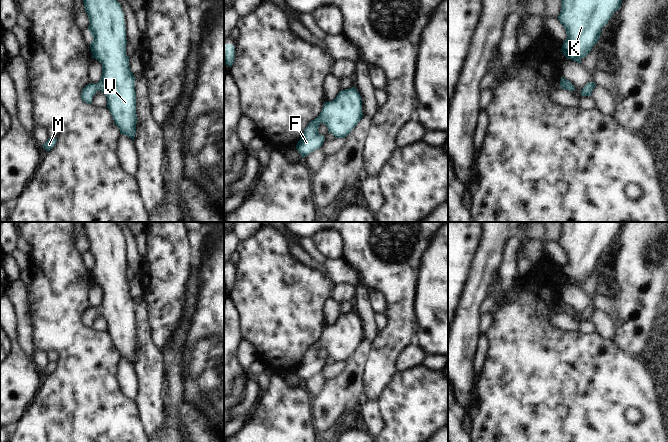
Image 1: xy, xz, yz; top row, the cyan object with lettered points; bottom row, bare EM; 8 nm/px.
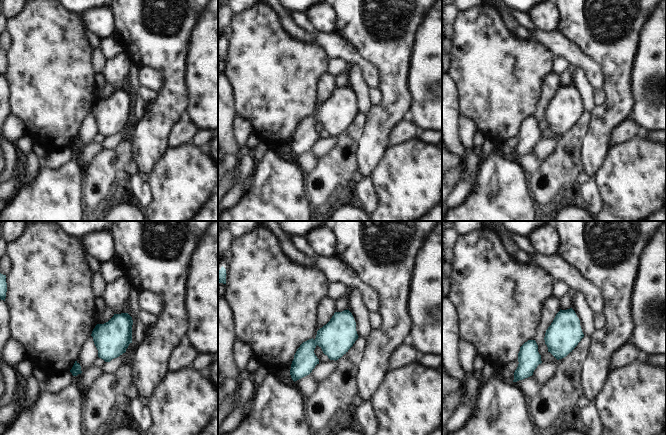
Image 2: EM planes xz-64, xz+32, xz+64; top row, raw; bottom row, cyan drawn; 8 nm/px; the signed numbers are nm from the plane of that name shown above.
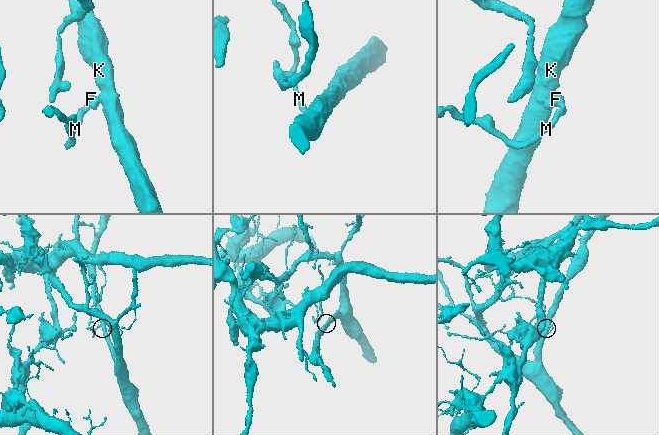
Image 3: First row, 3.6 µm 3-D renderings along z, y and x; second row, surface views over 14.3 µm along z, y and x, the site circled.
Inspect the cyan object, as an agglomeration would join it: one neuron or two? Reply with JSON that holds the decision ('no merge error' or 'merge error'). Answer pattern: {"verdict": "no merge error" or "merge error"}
{"verdict": "no merge error"}

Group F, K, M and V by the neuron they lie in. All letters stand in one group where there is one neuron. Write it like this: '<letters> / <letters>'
F K M V

